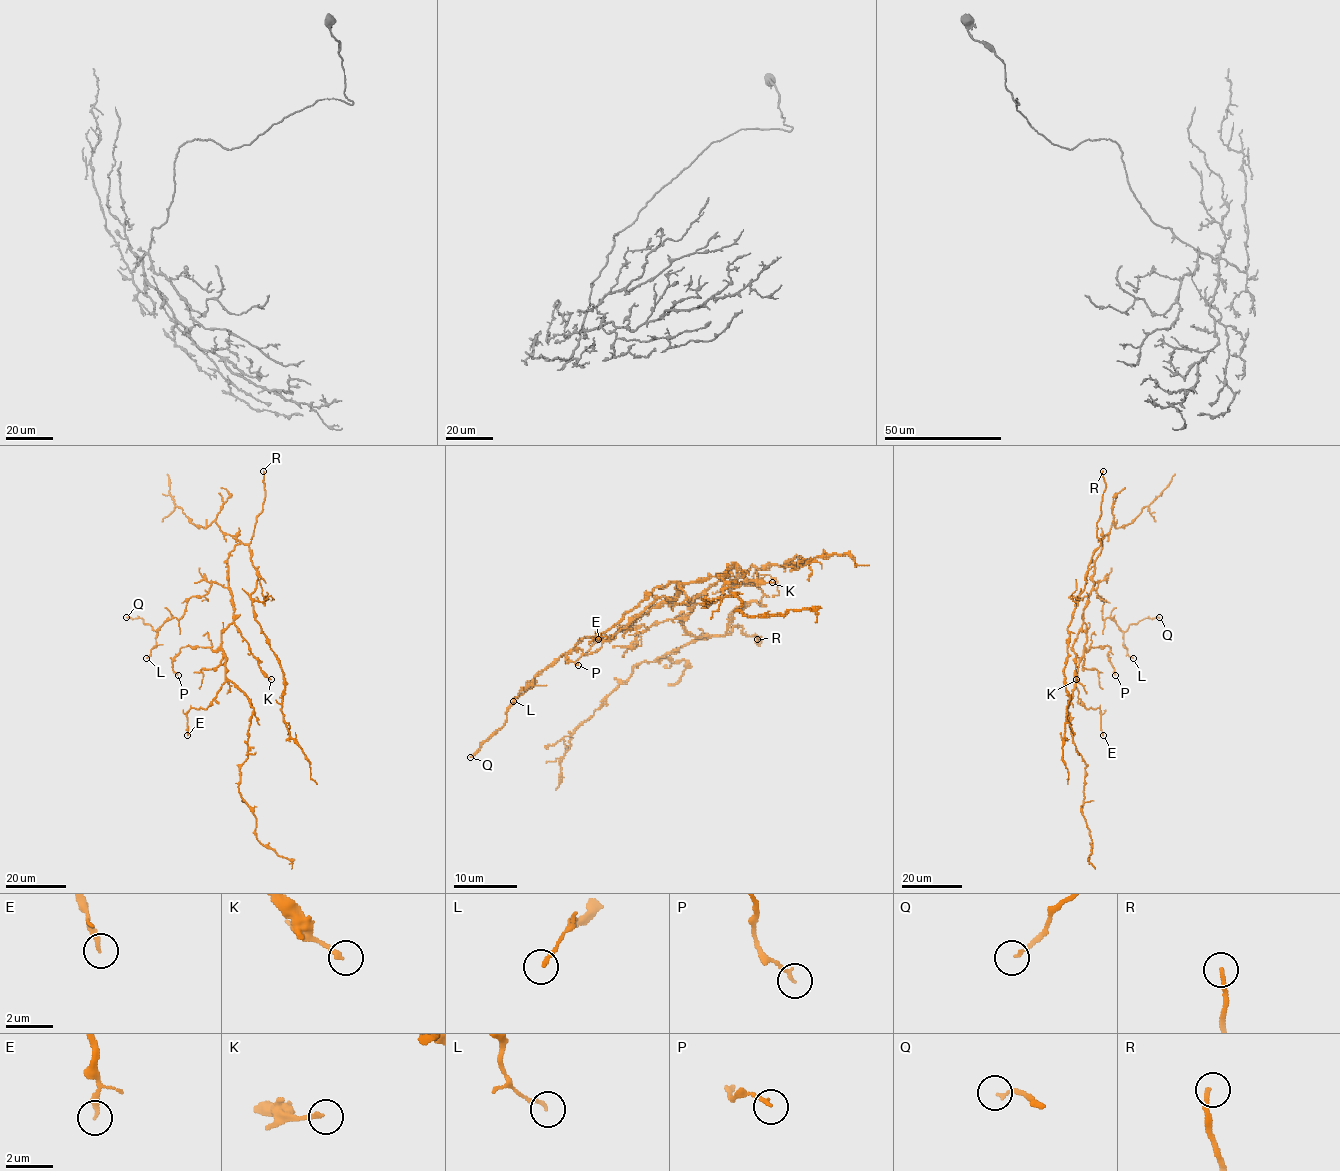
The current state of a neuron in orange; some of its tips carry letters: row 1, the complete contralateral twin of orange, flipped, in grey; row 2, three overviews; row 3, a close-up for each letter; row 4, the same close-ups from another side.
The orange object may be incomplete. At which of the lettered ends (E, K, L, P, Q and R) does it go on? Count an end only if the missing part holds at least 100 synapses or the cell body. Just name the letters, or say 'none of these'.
R

